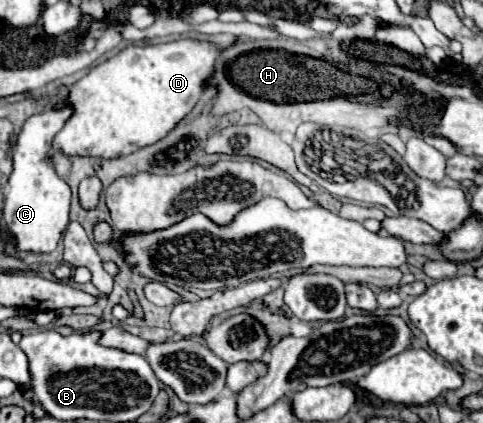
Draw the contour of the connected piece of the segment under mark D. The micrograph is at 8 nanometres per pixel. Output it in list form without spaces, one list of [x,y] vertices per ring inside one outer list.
[[[173,40],[163,44],[127,46],[117,56],[101,62],[99,66],[91,68],[83,78],[79,78],[69,88],[69,96],[65,102],[53,104],[53,108],[61,108],[65,104],[73,108],[73,114],[53,140],[53,152],[65,156],[95,156],[103,160],[115,160],[159,142],[197,104],[219,52],[219,48],[211,48],[207,42],[201,40]]]

